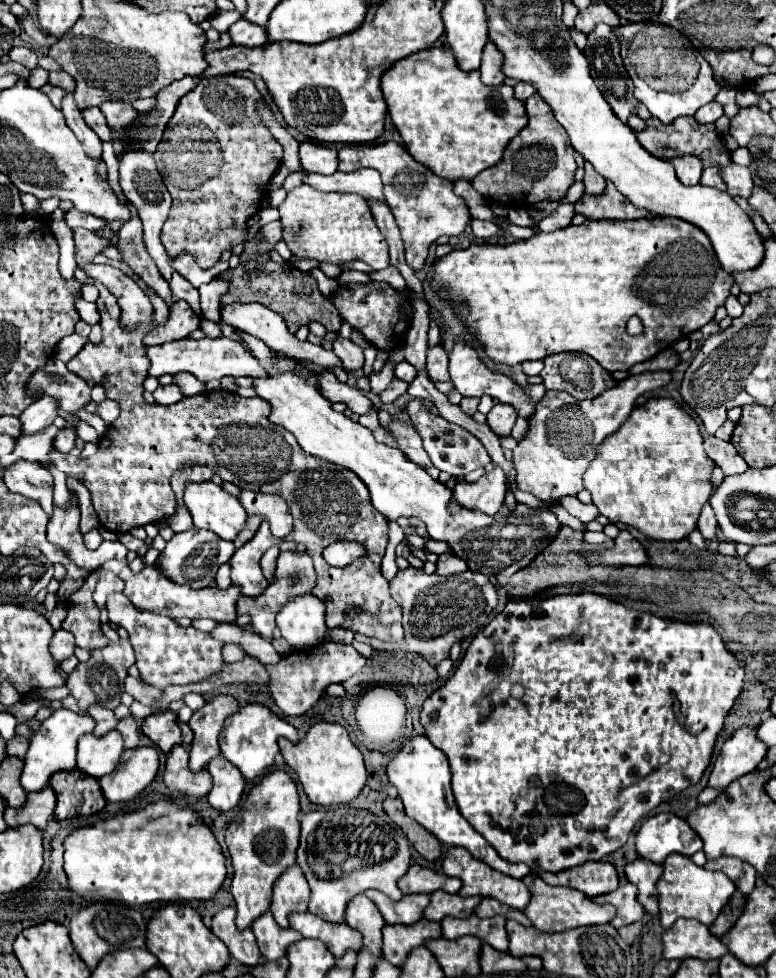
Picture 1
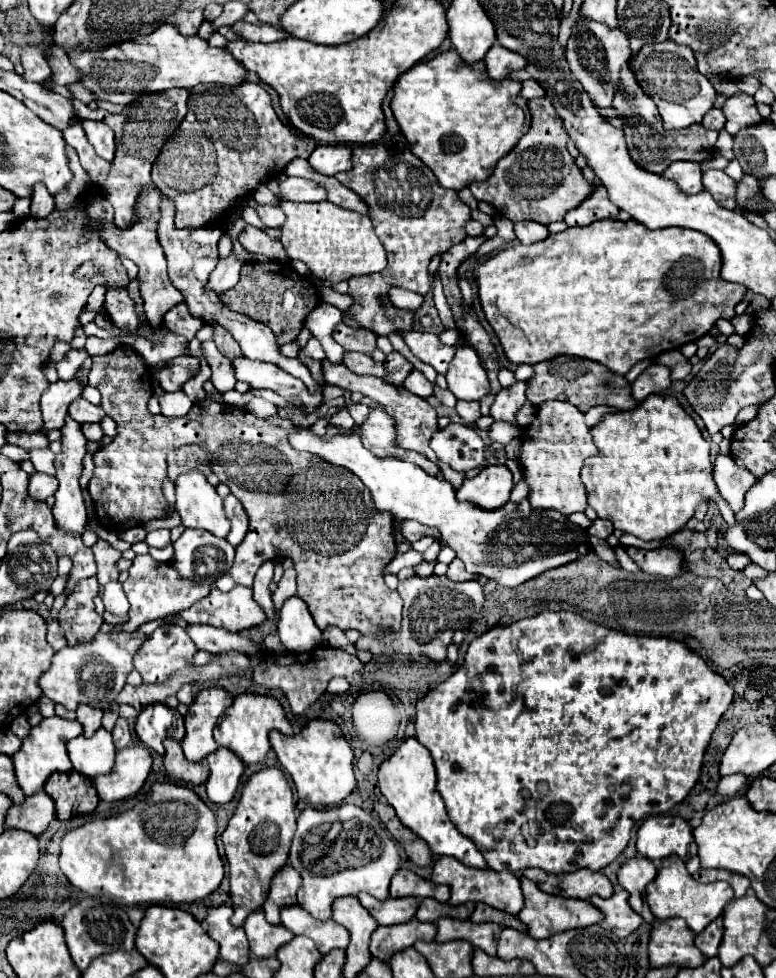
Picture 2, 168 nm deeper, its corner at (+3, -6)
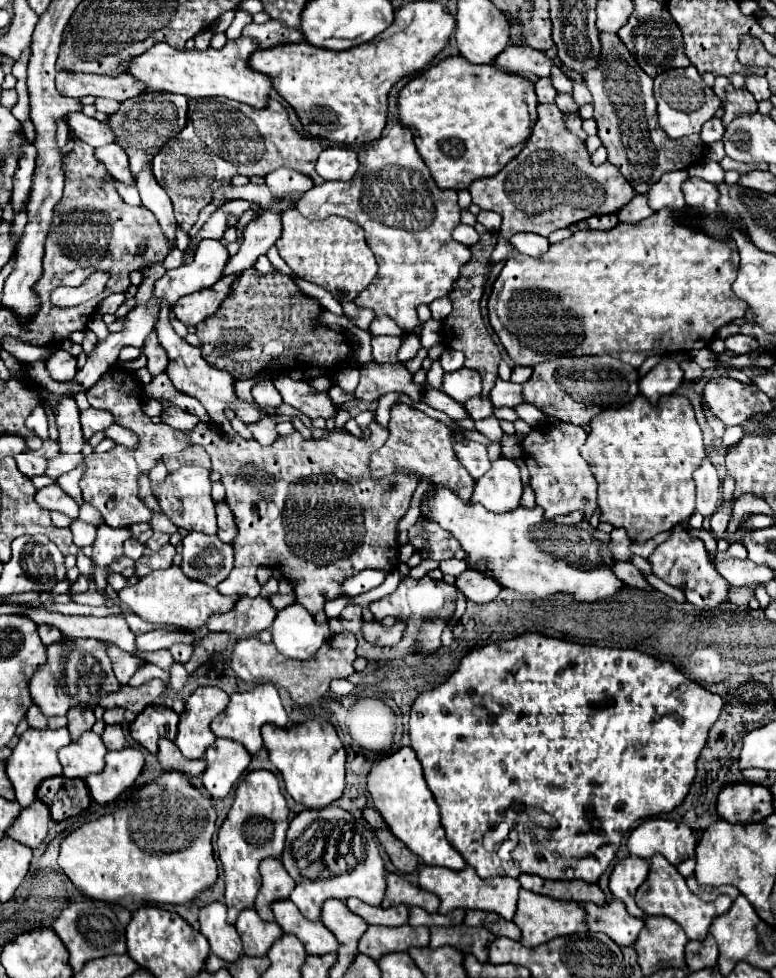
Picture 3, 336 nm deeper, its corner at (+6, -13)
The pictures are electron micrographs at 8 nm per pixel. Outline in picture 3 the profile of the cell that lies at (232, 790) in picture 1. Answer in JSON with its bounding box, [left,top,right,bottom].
[203,739,251,797]

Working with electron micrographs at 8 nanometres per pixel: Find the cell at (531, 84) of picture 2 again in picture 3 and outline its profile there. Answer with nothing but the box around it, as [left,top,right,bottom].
[535,79,557,103]

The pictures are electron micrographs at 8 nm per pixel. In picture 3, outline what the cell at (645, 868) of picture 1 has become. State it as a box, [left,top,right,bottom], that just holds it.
[609,857,649,917]

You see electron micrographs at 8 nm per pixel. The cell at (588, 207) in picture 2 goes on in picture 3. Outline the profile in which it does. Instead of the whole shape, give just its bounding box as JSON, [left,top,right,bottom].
[569,213,619,231]

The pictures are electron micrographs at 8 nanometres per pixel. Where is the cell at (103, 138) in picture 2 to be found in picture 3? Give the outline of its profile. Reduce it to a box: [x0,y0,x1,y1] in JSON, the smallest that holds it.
[95,143,135,185]

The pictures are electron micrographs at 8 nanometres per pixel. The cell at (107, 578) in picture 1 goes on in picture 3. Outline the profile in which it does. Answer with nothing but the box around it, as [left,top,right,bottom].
[93,525,131,606]

